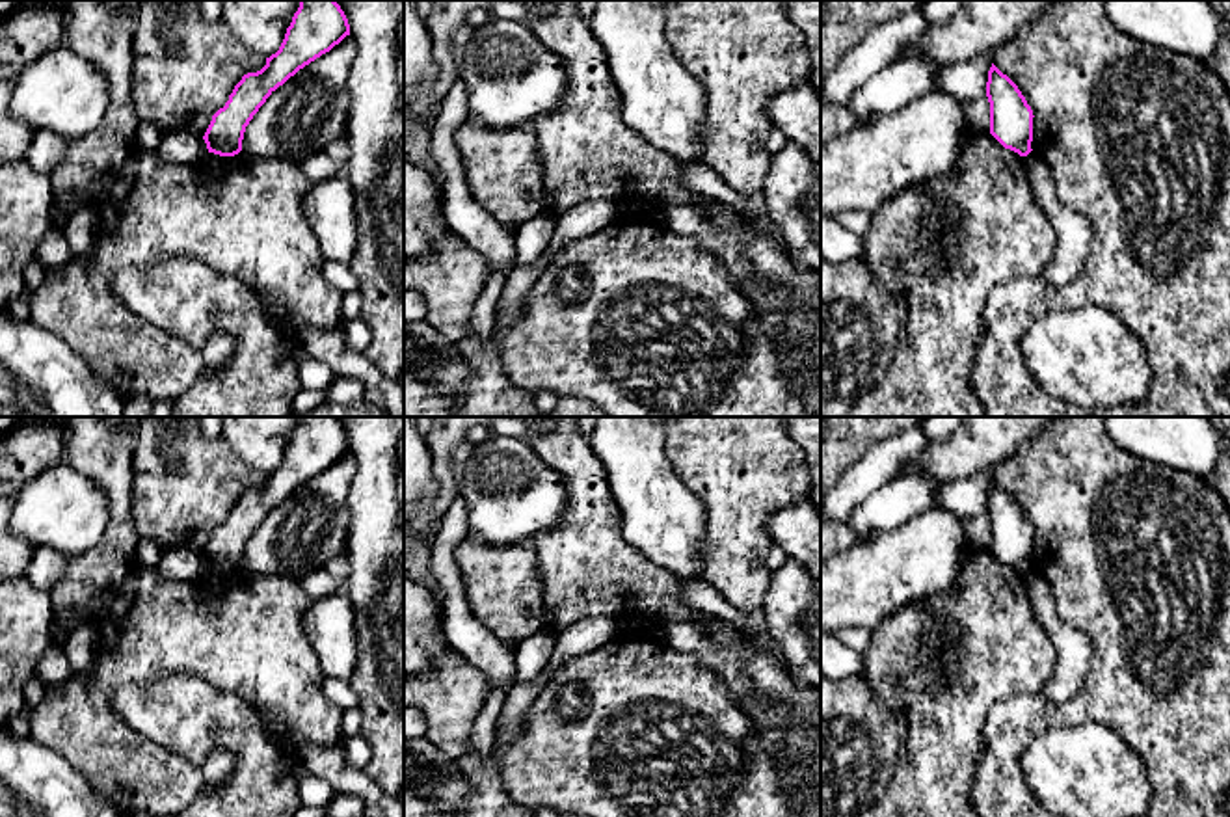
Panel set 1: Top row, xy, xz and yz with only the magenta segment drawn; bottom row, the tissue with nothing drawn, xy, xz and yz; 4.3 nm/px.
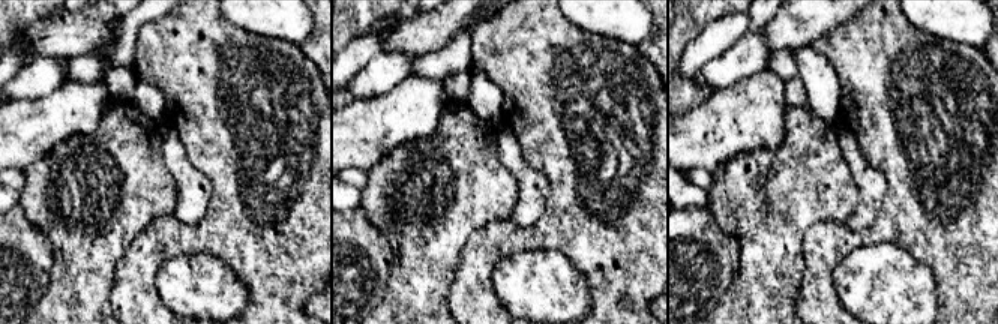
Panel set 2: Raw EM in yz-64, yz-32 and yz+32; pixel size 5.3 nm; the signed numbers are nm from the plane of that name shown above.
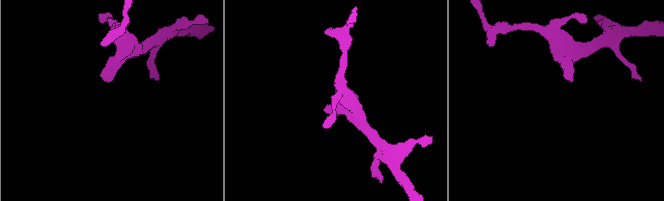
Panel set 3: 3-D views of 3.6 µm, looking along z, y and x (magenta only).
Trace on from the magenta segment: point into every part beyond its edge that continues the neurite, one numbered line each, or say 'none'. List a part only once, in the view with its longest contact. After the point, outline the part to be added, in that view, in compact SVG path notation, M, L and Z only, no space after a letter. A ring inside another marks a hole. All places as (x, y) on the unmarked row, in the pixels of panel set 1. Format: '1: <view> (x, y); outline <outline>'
none

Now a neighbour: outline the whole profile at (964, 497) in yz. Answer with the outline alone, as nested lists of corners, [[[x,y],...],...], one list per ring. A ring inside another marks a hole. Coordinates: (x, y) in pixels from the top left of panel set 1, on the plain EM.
[[[979,471],[966,478],[943,482],[934,495],[932,508],[951,512],[960,519],[977,516],[986,510],[992,480],[992,471]]]

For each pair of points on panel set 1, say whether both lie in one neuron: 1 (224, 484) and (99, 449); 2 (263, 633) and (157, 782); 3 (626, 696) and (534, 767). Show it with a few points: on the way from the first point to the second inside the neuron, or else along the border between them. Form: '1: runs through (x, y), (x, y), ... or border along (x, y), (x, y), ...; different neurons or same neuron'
1: border along (134, 436), (133, 503); different neurons
2: runs through (200, 633), (159, 633), (103, 689), (103, 719); same neuron
3: runs through (603, 715), (557, 762); same neuron

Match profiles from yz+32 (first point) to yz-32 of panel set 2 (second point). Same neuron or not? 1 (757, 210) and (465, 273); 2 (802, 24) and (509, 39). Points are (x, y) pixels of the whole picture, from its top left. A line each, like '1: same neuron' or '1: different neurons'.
1: different neurons
2: different neurons

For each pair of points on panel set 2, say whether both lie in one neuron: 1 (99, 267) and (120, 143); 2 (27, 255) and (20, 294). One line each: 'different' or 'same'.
1: same
2: same

